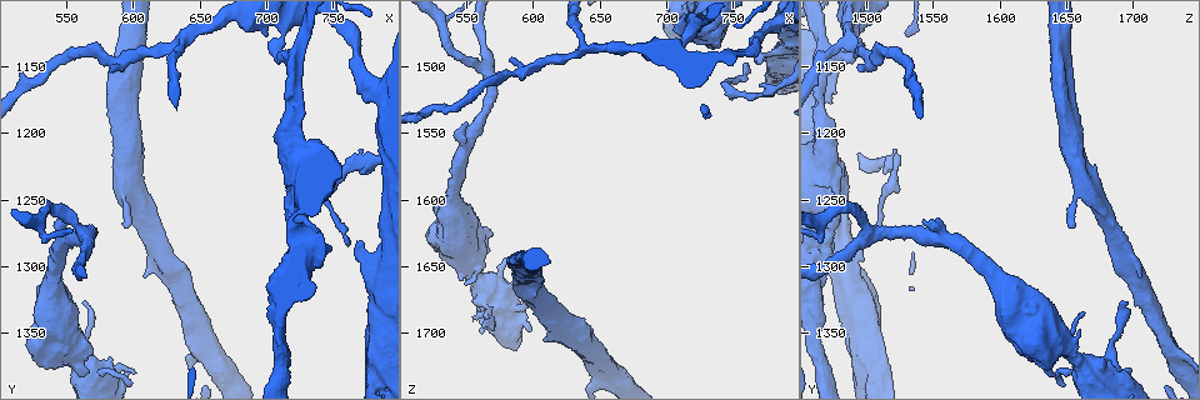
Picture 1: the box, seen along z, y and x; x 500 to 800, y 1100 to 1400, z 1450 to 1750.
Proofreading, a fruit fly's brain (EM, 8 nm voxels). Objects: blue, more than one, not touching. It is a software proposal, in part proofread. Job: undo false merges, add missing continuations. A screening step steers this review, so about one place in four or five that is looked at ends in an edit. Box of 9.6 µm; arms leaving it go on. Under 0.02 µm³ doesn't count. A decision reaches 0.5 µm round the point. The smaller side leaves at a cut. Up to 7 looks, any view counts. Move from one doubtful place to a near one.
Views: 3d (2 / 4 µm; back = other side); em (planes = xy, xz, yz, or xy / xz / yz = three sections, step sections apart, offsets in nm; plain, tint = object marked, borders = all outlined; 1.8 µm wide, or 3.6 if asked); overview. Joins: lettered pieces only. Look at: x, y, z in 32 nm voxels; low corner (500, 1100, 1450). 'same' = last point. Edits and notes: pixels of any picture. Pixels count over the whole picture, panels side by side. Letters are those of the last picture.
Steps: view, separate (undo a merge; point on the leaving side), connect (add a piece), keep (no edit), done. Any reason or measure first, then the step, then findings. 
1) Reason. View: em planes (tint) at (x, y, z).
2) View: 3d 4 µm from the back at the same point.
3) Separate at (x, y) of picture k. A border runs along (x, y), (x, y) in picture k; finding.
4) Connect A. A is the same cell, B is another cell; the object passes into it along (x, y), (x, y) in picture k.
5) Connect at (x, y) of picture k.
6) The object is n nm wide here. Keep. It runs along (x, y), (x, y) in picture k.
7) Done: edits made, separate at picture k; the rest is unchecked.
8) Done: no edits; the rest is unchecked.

Tapers out. View: em planes (borders) at (594, 1270, 1658).

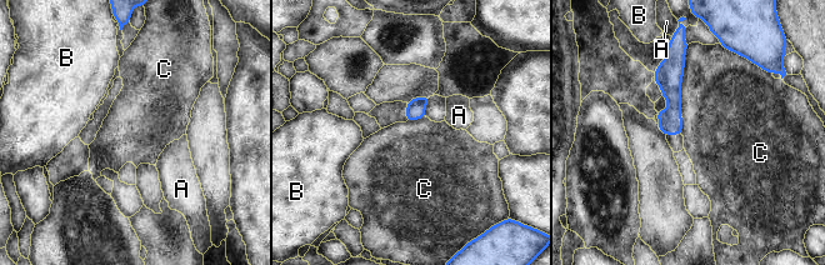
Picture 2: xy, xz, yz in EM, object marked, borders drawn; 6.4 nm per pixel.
The object is 130 nm wide here. Keep. A, B and C are other cells; it runs along (678, 56), (666, 131) in picture 2; none of them fits.

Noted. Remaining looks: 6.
Long arm stops here. View: 3d 4 µm from the back at (762, 1286, 1502).

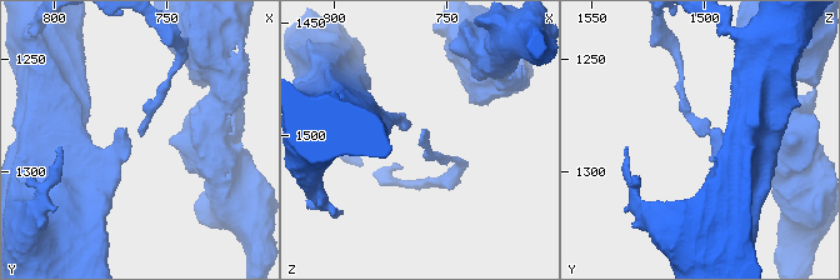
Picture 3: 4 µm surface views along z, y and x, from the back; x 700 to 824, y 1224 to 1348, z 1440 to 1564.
View: em xy step 4 (borders) at (761, 1285, 1502).

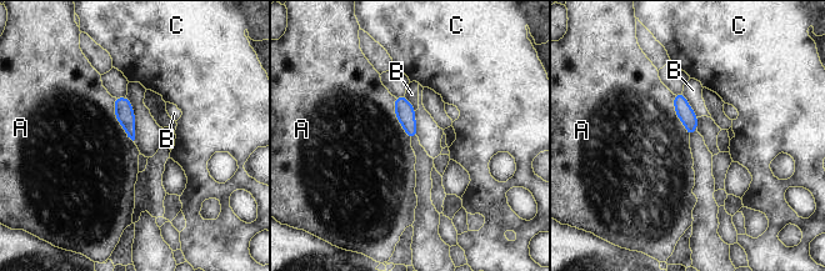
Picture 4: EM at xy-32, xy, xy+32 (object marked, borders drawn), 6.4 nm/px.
Keep. A, B and C are other cells; a border runs along (114, 98), (114, 116), (133, 141) in picture 4; no lettered piece goes on from it.

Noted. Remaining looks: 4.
Calibre changes. View: 3d 4 µm at (710, 1130, 1492).

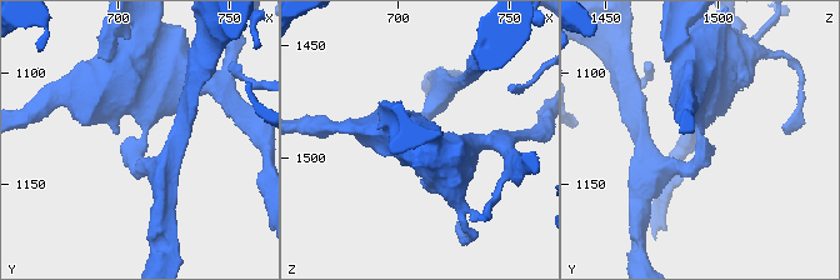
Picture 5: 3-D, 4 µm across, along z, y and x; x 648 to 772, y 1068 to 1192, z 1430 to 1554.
The arms are 240, 600 nm wide. View: em xy step 16 (tint) at (712, 1130, 1494).

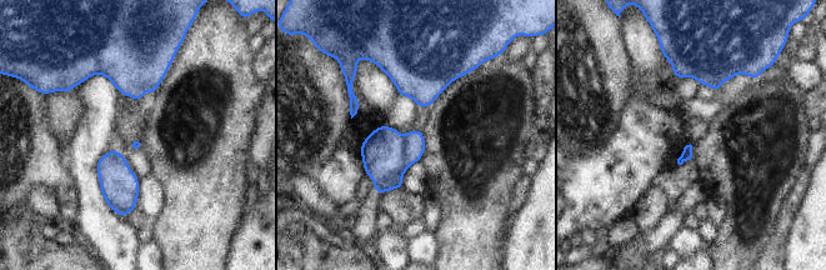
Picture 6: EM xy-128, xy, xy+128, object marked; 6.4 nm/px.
Another direction. View: em planes (borders) at the same point.

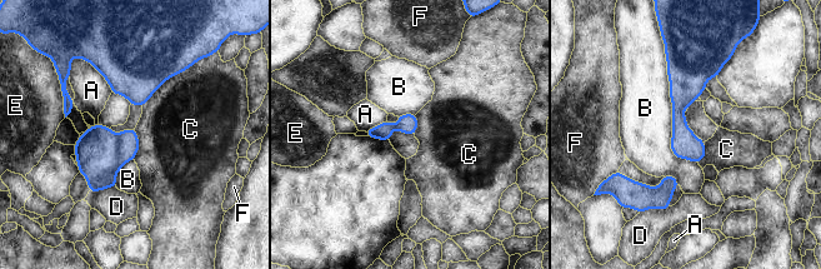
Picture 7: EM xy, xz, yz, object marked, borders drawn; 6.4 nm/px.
Separate at (96, 150) of picture 7. A, B, C, D, E and F are other cells; a border runs along (116, 134), (116, 164), (119, 169) in picture 7; a second neuron is stuck on.

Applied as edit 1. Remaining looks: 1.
Done: edits made, separate at picture 7; the rest is unchecked.

